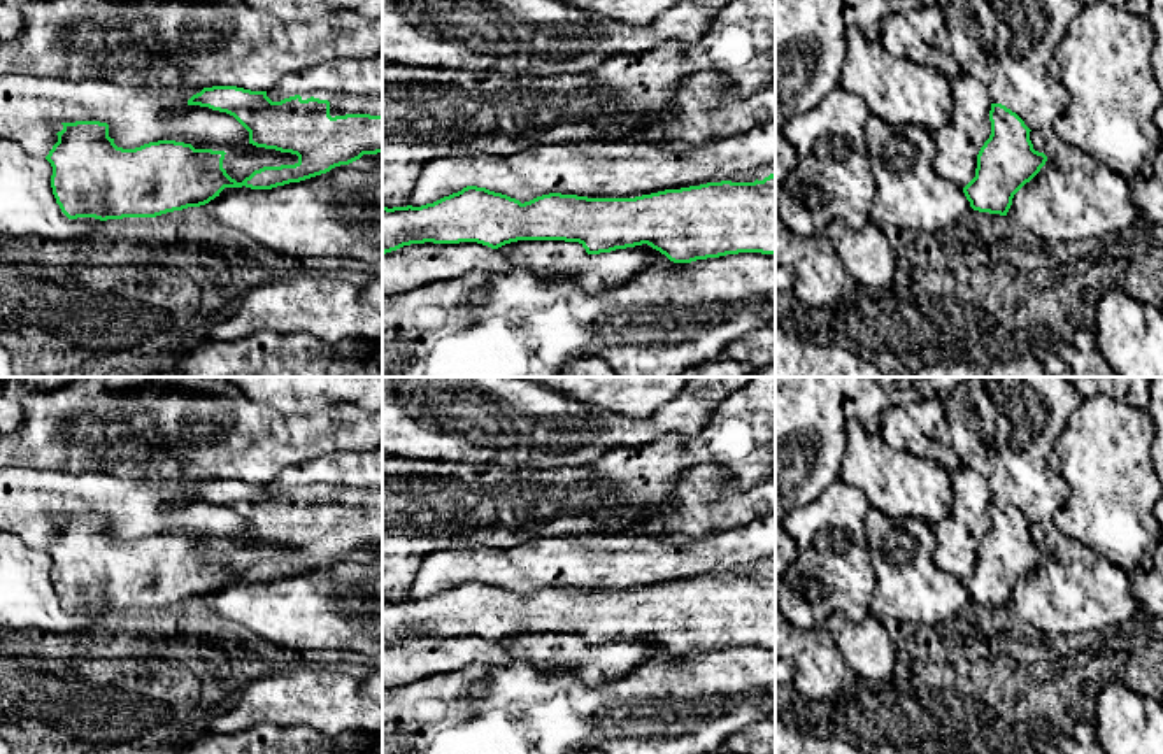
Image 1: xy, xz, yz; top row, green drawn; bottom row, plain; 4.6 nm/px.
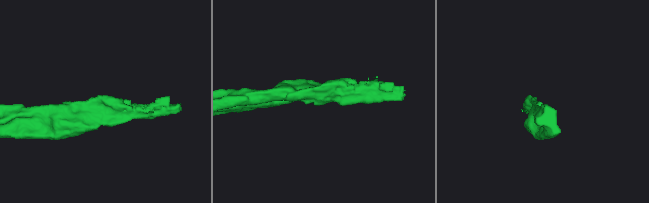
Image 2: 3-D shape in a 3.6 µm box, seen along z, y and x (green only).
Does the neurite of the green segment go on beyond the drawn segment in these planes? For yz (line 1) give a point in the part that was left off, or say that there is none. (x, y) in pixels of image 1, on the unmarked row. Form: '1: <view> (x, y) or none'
1: none

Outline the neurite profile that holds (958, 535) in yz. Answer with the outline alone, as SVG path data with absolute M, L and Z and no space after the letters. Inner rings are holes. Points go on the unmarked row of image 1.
M960 466L951 473L953 512L933 526L938 568L965 580L977 561L977 547L991 528L991 491L974 468Z

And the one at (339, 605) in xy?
M340 558L272 582L225 580L203 600L221 617L289 651L382 656L382 558Z

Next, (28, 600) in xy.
M0 530L0 631L37 630L42 633L77 633L100 612L68 612L51 580L53 559L46 551L30 549L18 533Z

